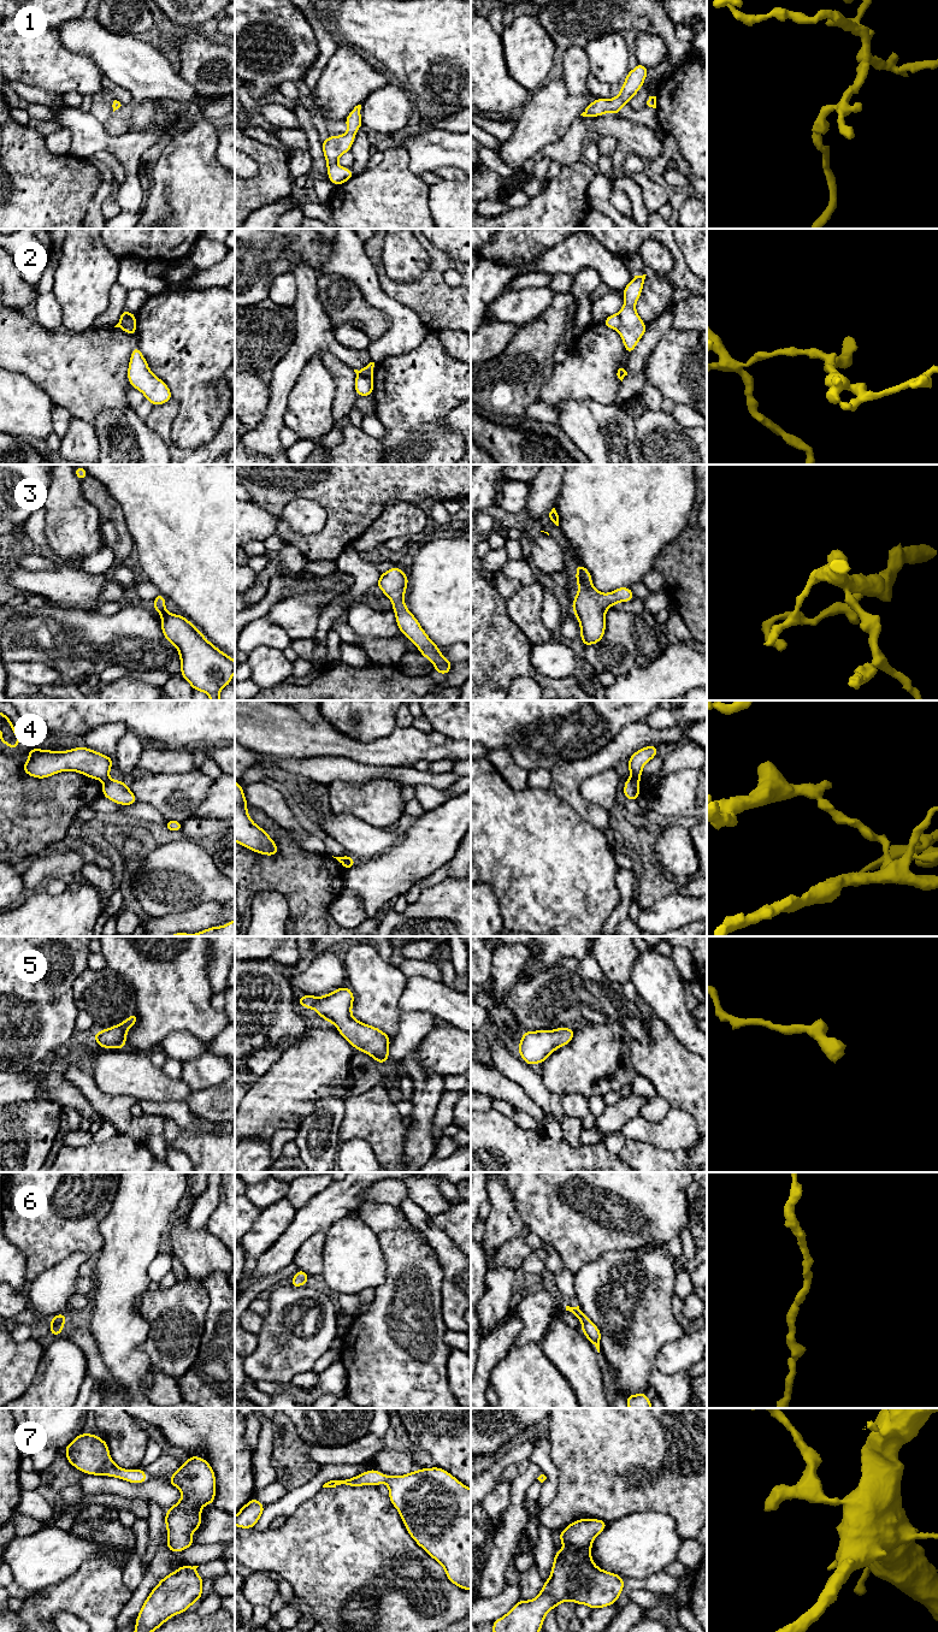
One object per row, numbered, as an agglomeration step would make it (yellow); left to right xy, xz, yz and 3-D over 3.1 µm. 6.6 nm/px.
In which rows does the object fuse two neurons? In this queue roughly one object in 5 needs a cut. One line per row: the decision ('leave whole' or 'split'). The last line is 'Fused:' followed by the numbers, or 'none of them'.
1: leave whole
2: split
3: leave whole
4: split
5: leave whole
6: leave whole
7: leave whole
Fused: 2, 4

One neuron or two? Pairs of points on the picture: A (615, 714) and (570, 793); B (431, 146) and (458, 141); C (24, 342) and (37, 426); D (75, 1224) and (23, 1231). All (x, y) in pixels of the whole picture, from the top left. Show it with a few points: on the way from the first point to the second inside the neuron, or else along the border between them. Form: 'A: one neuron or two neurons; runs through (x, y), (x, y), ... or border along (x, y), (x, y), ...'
A: two neurons; border along (614, 738), (587, 757), (564, 762)
B: one neuron; runs through (437, 146), (452, 146)
C: two neurons; border along (12, 371), (25, 374), (51, 400)
D: one neuron; runs through (62, 1224), (36, 1224)

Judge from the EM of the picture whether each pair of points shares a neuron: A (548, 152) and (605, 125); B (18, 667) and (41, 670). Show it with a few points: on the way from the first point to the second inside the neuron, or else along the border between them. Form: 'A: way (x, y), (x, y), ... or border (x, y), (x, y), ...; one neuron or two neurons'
A: way (562, 149), (587, 125), (590, 125); one neuron
B: way (24, 670), (35, 670); one neuron

